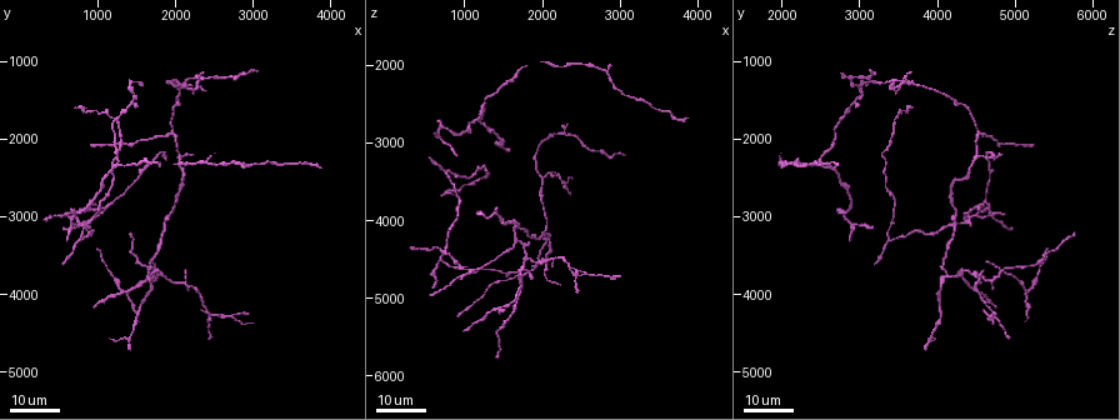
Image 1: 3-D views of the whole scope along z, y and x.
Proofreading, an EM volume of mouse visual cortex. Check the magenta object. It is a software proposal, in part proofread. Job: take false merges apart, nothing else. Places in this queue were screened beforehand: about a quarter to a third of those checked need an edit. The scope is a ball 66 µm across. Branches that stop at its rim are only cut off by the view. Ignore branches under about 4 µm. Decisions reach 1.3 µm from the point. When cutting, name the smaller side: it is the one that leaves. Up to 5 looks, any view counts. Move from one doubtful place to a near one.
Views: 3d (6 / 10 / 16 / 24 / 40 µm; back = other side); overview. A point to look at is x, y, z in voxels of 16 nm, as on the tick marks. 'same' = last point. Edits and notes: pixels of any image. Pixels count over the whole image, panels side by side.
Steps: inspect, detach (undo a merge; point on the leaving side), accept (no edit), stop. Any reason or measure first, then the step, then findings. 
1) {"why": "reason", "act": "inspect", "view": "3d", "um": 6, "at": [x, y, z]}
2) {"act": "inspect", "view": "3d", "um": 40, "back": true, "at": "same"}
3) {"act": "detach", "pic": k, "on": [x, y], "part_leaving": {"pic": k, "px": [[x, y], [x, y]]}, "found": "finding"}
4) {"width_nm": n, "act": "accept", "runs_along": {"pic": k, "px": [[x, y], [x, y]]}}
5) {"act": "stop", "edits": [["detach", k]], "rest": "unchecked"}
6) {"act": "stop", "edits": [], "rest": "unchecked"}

{"why": "four arms meet", "act": "inspect", "view": "3d", "um": 16, "at": [1750, 3700, 4850]}

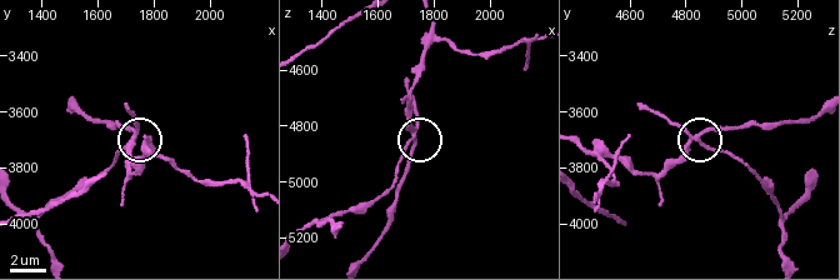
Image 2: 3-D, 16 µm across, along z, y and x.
{"act": "inspect", "view": "3d", "um": 10, "at": [1720, 3700, 4840]}

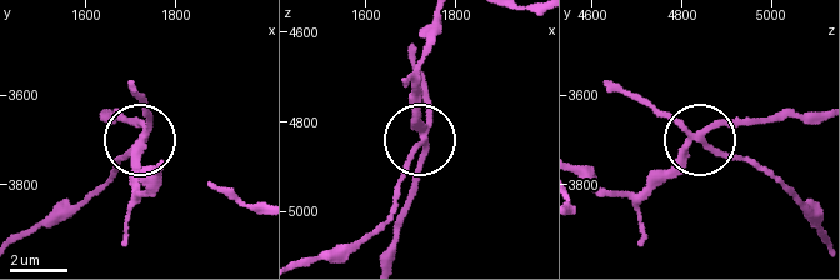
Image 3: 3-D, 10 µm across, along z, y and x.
{"arms": 4, "act": "detach", "pic": 3, "on": [426, 101], "part_leaving": {"pic": 3, "px": [[421, 141], [393, 210], [350, 244], [314, 258]]}, "found": "two neurons meet here"}

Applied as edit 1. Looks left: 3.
{"act": "inspect", "view": "overview"}

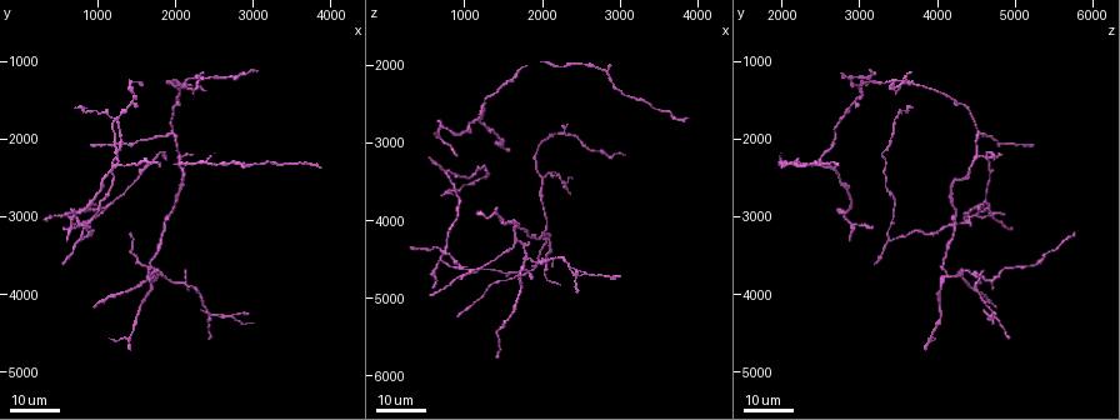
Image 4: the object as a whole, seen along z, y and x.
{"why": "thin arm on a thick one", "act": "inspect", "view": "3d", "um": 24, "at": [1950, 1900, 4550]}

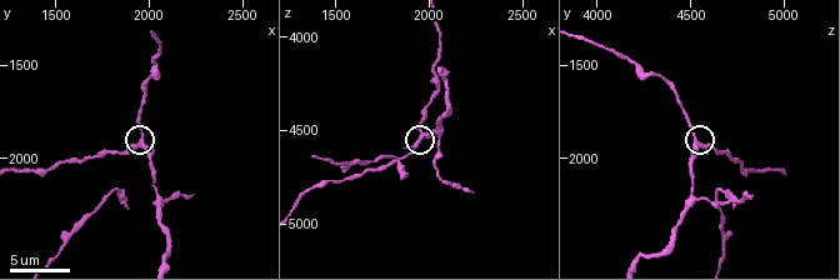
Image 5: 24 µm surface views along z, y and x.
{"act": "inspect", "view": "3d", "um": 6, "at": [1940, 1920, 4540]}

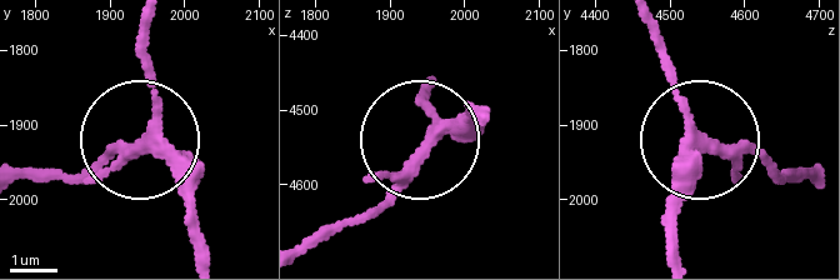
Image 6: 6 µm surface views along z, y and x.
{"side_arm_um": 22, "act": "accept", "found": "all the same neuron"}

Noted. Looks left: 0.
{"act": "stop", "edits": [["detach", 3]], "rest": "unchecked"}

